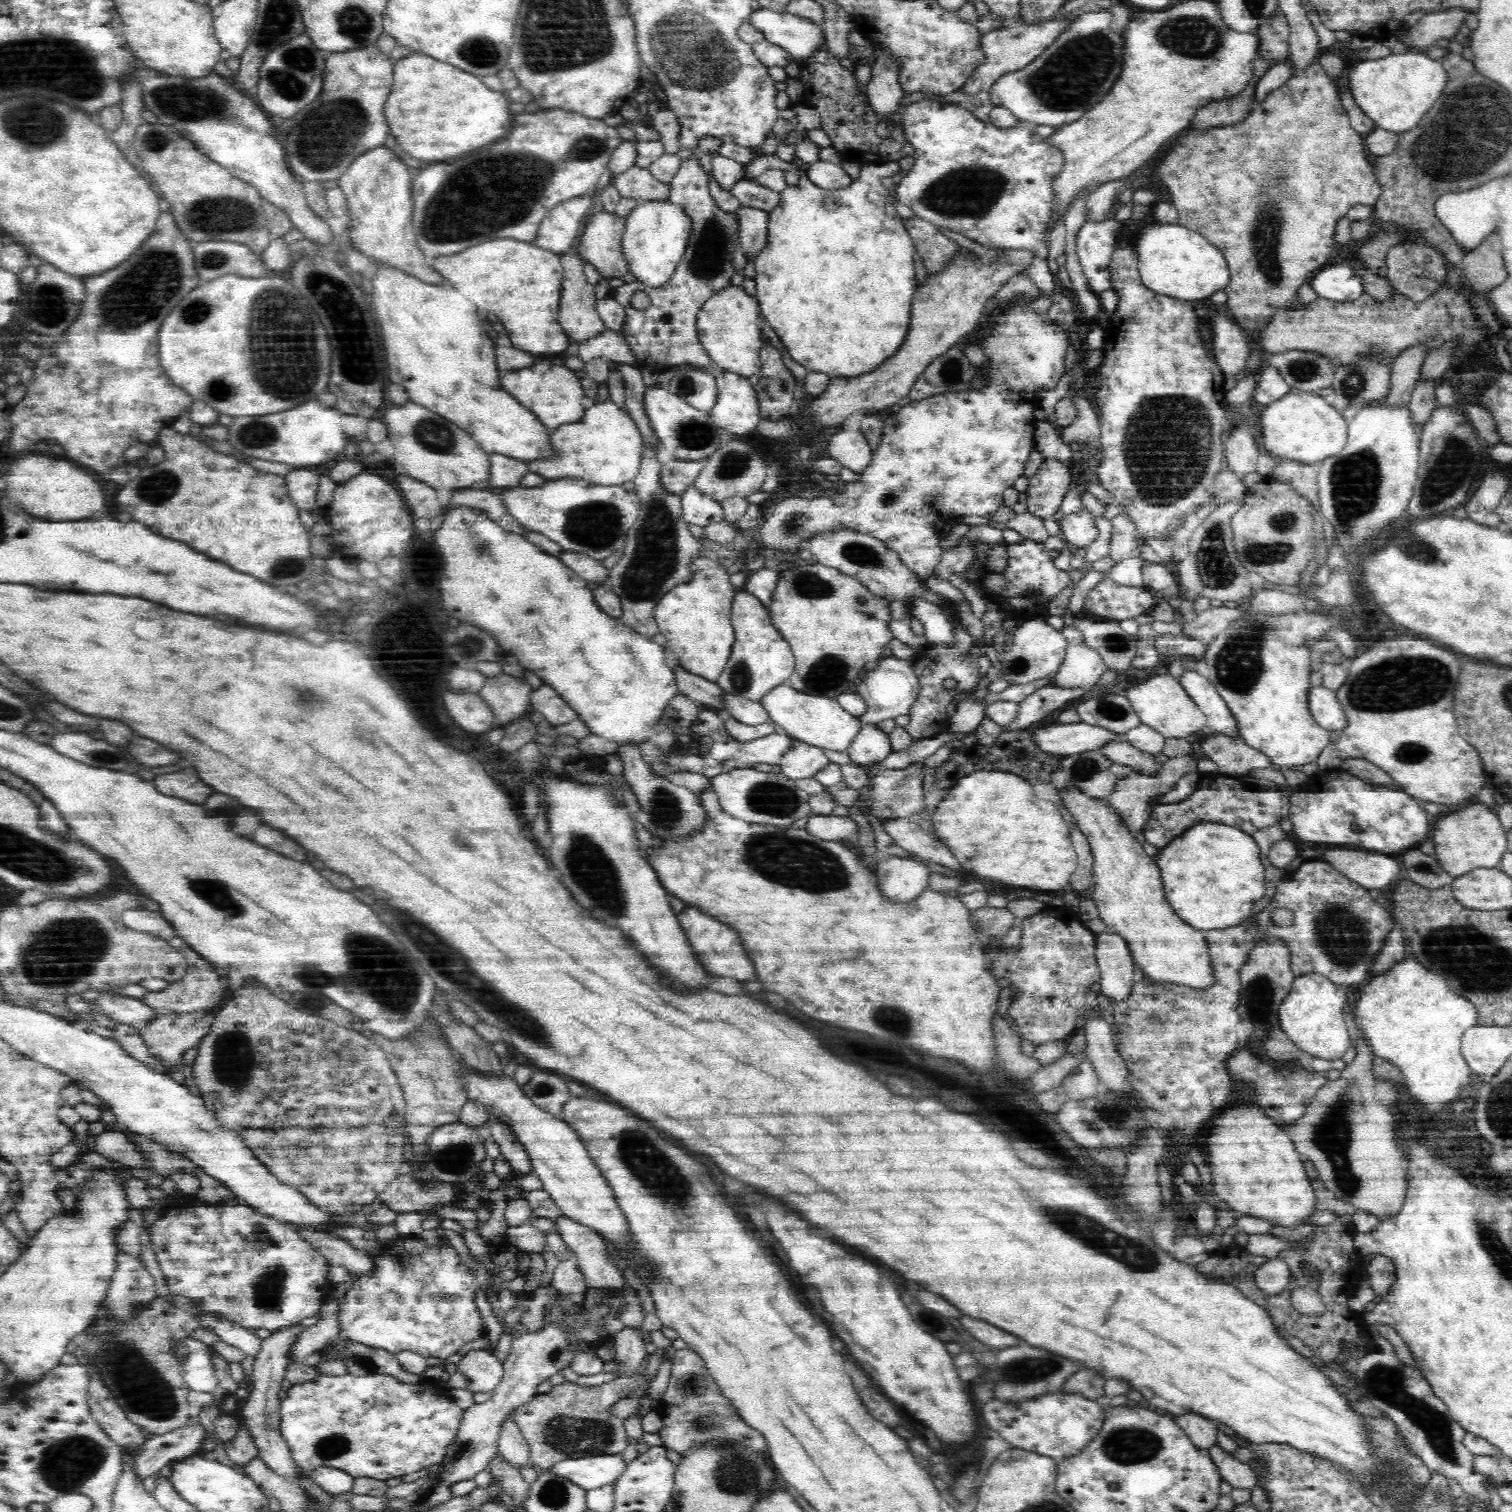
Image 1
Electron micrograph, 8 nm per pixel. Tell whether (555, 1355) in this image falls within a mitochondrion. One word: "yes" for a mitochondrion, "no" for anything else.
yes

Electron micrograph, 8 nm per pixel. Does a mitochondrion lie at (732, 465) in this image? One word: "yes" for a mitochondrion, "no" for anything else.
yes

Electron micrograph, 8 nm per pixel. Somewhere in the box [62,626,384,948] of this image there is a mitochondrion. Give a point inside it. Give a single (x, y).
(210, 889)

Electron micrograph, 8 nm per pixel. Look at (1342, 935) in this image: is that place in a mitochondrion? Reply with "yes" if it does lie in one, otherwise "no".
yes

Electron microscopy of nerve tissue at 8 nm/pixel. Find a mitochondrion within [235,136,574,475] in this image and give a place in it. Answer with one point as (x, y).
(289, 354)

